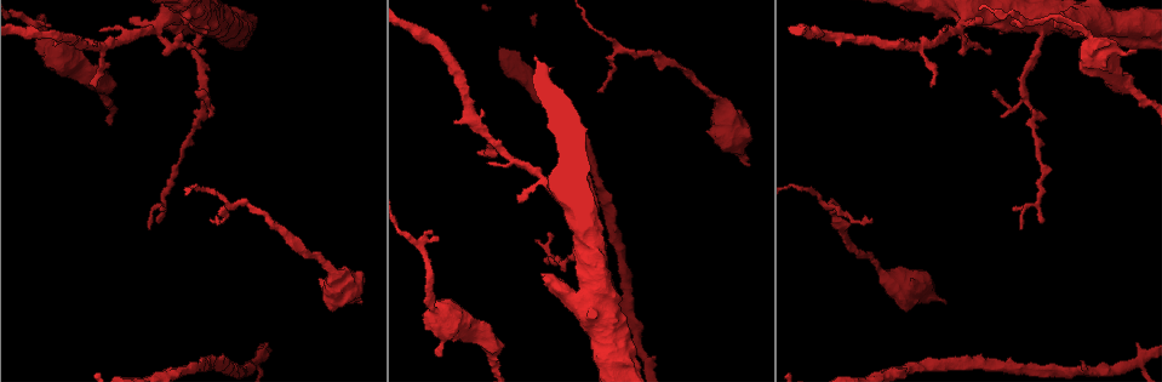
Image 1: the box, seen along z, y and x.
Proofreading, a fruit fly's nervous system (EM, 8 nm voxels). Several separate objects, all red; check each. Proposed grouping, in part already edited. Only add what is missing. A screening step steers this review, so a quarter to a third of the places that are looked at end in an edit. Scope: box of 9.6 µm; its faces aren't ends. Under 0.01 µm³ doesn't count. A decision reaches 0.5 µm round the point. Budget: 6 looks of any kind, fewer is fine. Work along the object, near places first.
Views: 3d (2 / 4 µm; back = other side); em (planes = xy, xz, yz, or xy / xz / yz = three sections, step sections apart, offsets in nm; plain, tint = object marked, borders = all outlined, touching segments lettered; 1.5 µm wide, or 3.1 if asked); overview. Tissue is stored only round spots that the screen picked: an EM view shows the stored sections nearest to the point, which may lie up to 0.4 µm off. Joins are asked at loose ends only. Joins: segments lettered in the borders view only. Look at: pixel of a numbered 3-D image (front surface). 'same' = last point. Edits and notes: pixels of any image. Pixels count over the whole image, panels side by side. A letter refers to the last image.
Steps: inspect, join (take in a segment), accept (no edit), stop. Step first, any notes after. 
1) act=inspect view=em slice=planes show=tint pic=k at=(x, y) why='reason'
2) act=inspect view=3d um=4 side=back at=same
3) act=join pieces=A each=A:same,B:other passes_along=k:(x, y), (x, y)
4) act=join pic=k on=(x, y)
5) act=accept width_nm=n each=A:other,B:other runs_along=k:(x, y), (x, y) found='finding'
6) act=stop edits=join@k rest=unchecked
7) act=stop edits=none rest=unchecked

act=inspect view=em slice=planes show=plain pic=1 at=(542, 275) why='free end'

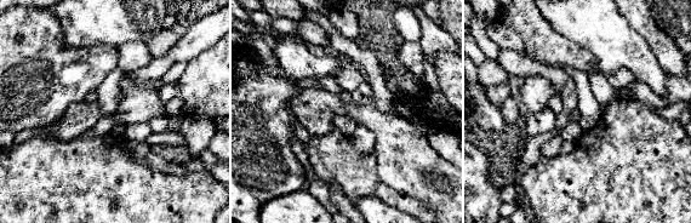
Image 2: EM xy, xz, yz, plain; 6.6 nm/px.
act=inspect view=em slice=planes show=borders at=same

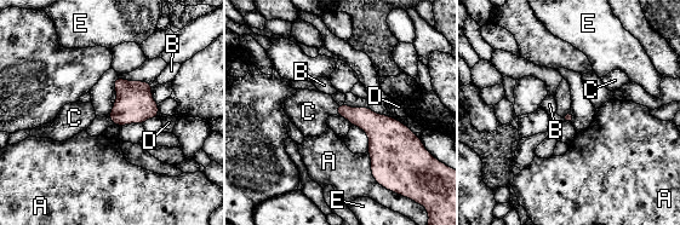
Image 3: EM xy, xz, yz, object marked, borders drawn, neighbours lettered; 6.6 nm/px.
act=join pieces=C each=A:other,B:other,C:same,D:other,E:other found='it goes on there'

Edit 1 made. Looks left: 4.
act=inspect view=em slice=xy step=8 show=borders pic=1 at=(440, 356) why='an open end'

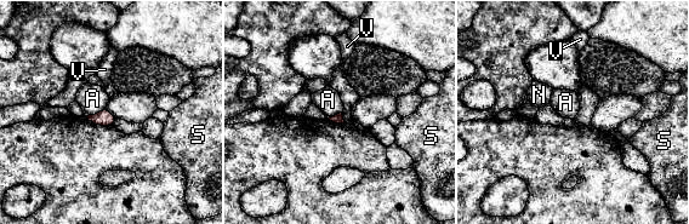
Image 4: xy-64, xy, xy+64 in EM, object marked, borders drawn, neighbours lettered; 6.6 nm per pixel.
act=accept each=A:other,N:other,S:other,V:other border=4:(341, 113), (346, 122) found='no lettered segment goes on from it'

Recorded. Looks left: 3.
act=inspect view=3d um=4 pic=1 at=(749, 166) why='free end'

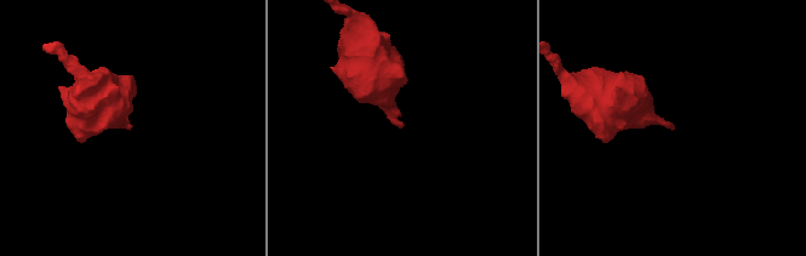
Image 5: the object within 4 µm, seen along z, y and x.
act=inspect view=em slice=xz step=4 show=borders pic=5 at=(129, 127) why='now the EM'

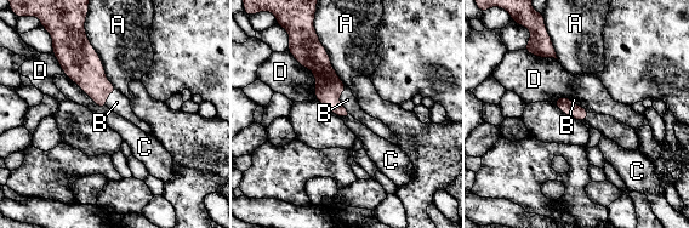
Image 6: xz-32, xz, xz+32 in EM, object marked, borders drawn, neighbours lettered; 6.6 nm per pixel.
act=join pieces=B each=A:other,B:same,C:other,D:other passes_along=6:(329, 86), (339, 102), (347, 100) found='it goes on there'

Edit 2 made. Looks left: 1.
act=stop edits=join@3,join@6 rest=unchecked

